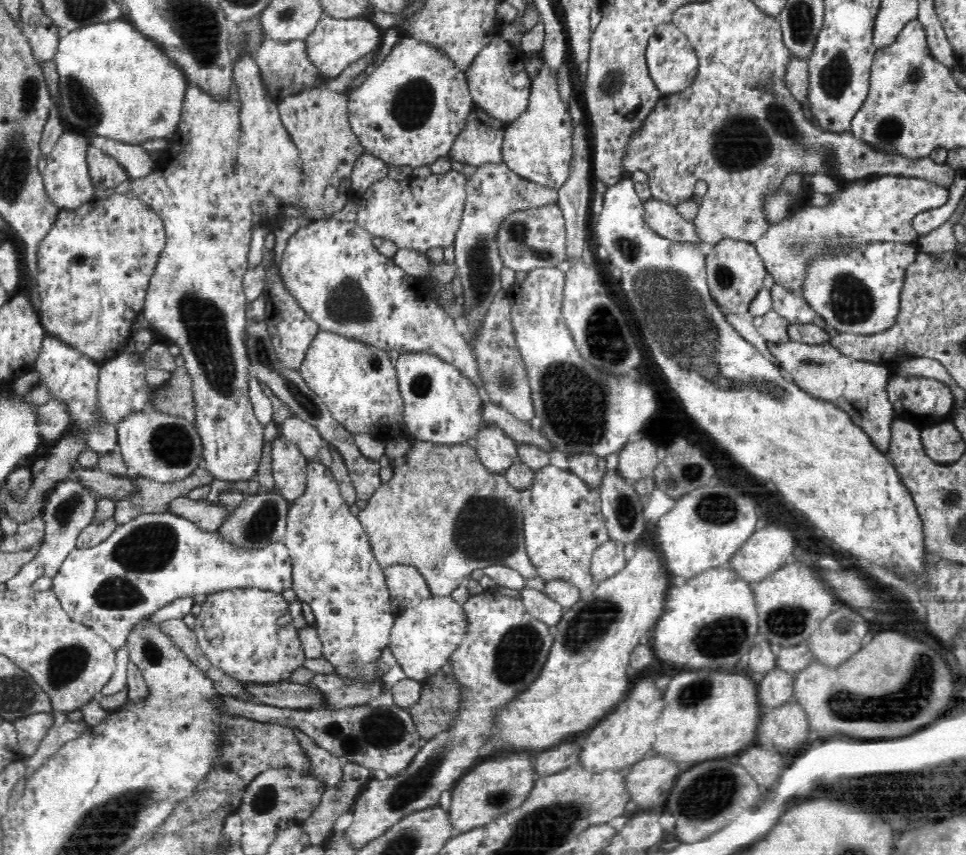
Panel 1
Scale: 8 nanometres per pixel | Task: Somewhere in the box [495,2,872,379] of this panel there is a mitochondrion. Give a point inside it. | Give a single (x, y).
(741, 144)

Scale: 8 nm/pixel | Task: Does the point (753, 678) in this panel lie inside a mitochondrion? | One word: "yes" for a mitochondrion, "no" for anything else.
no

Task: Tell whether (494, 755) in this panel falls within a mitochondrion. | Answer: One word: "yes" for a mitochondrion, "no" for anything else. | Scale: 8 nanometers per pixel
no

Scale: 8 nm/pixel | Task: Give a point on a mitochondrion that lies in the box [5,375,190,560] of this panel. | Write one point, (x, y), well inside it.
(67, 513)

